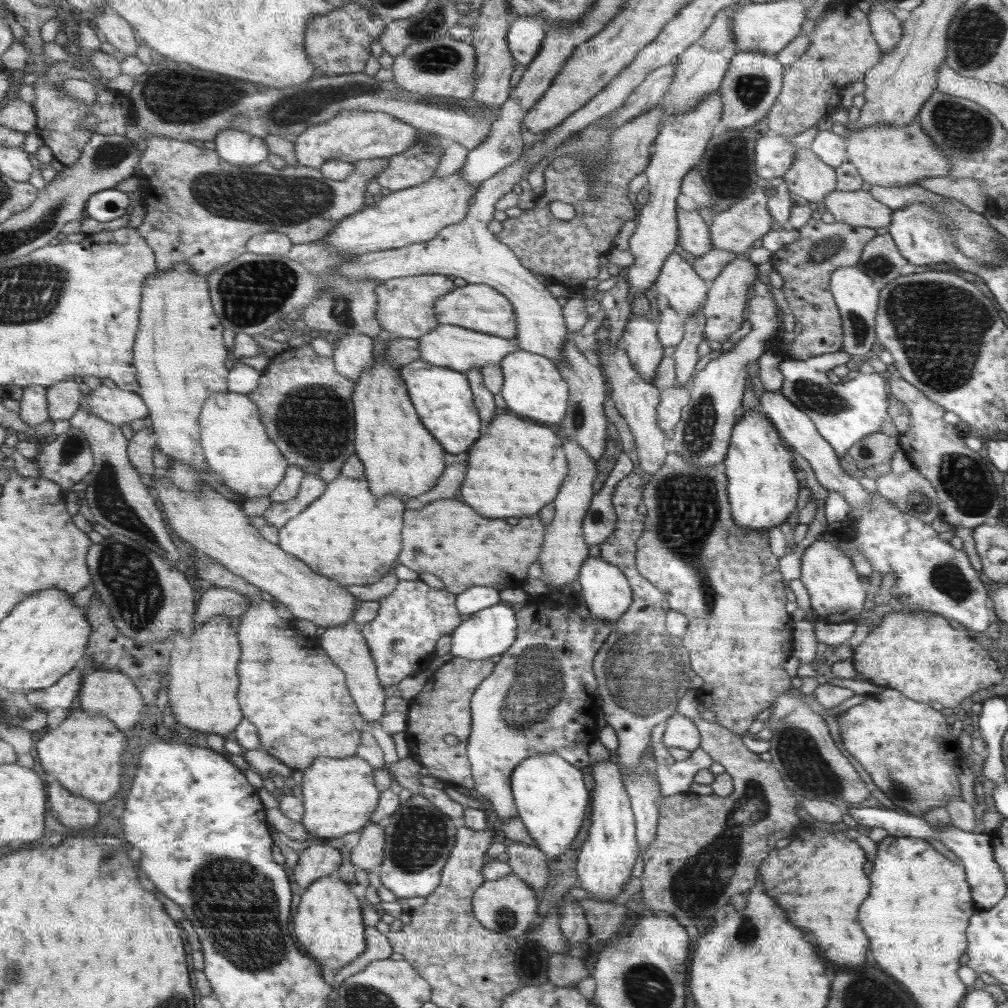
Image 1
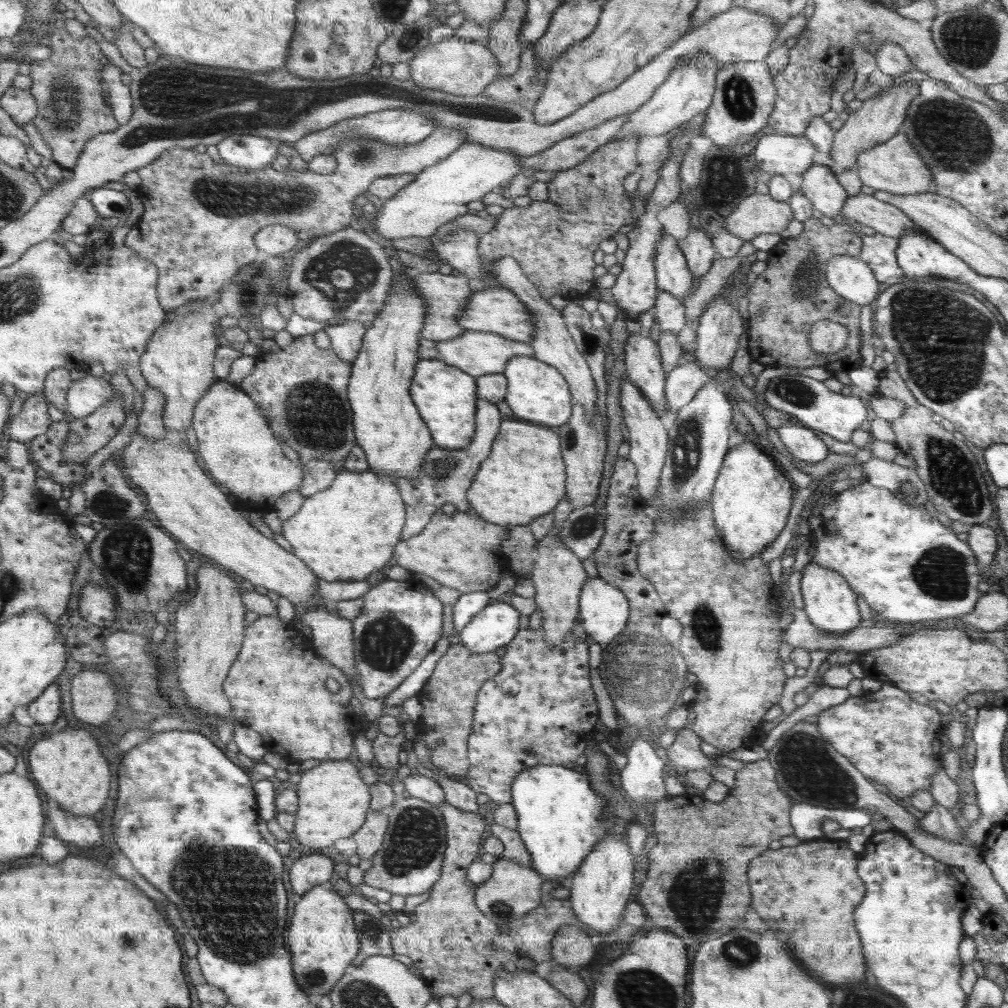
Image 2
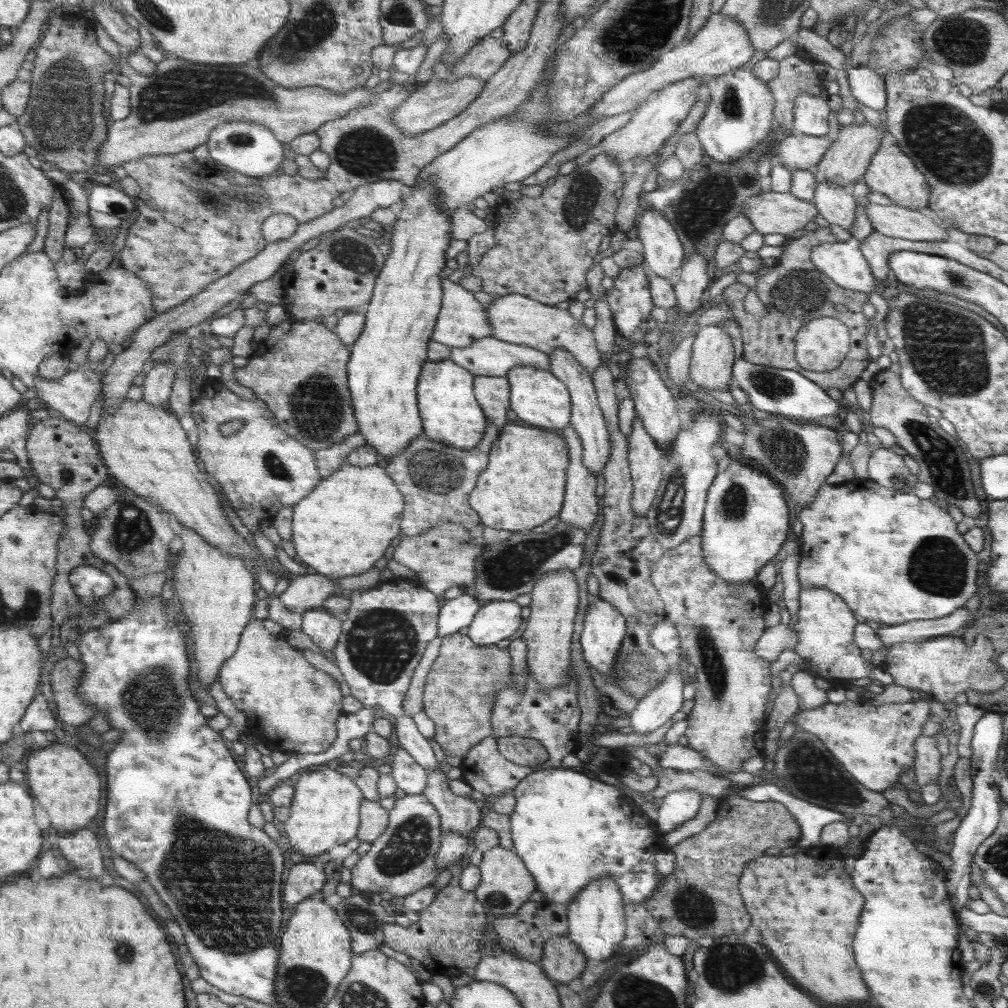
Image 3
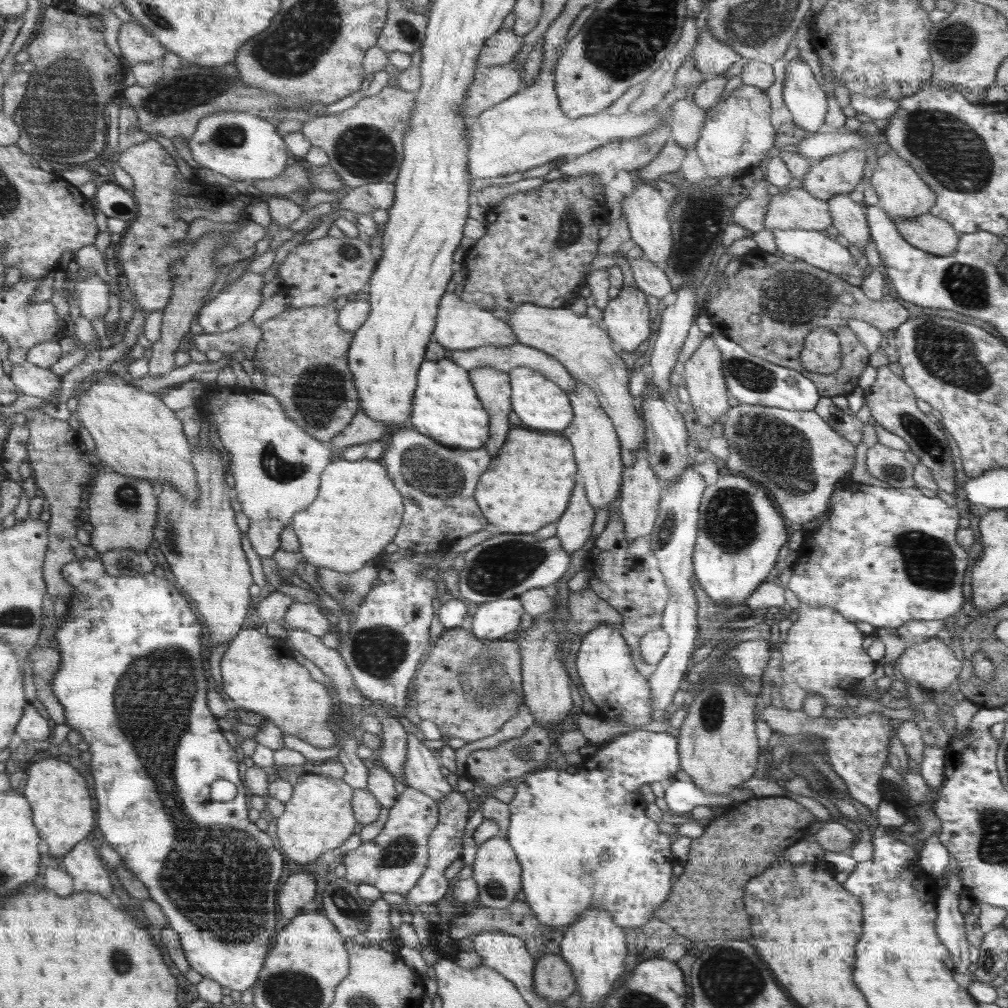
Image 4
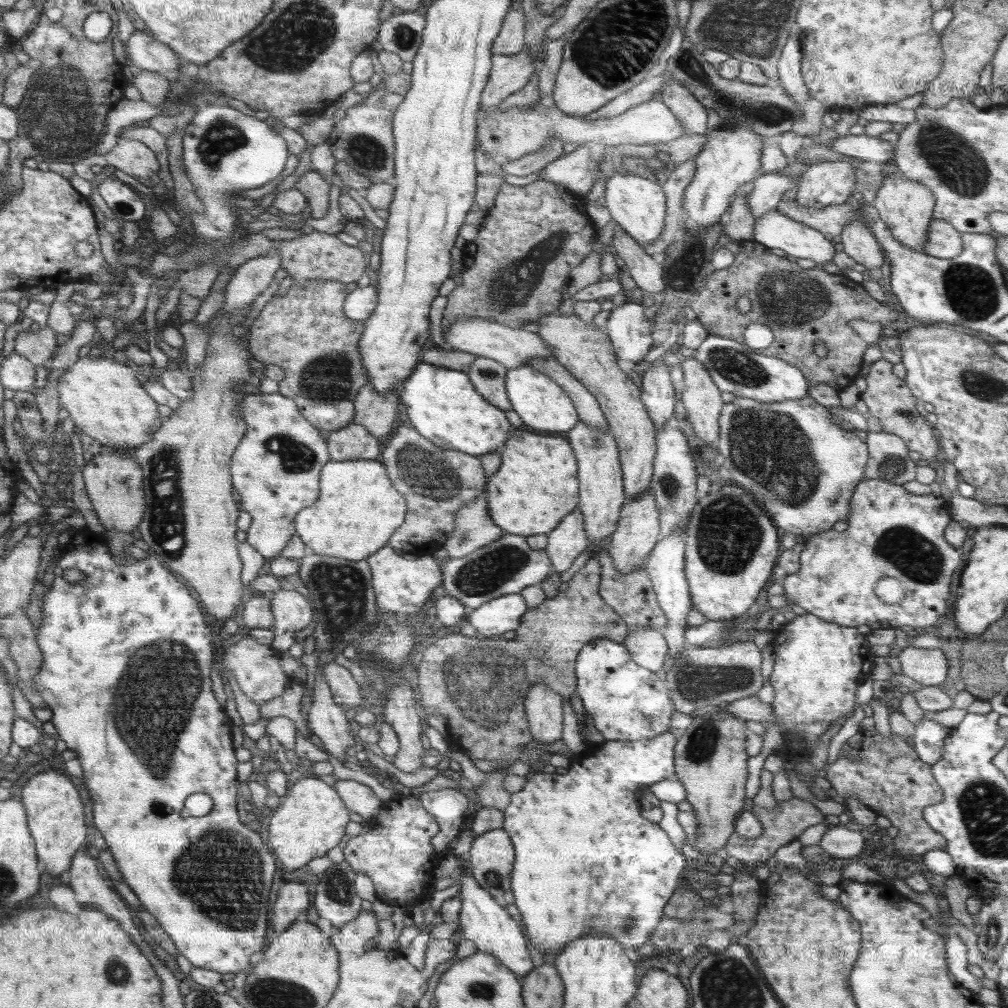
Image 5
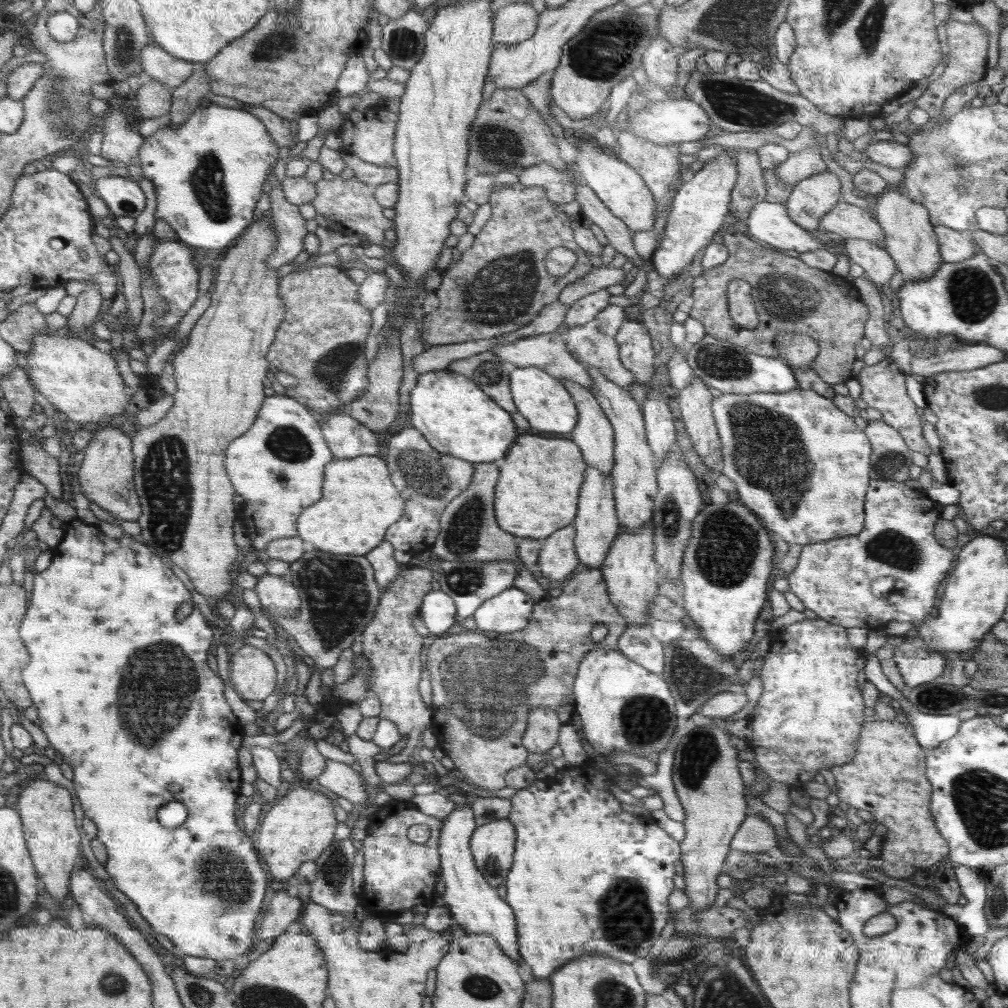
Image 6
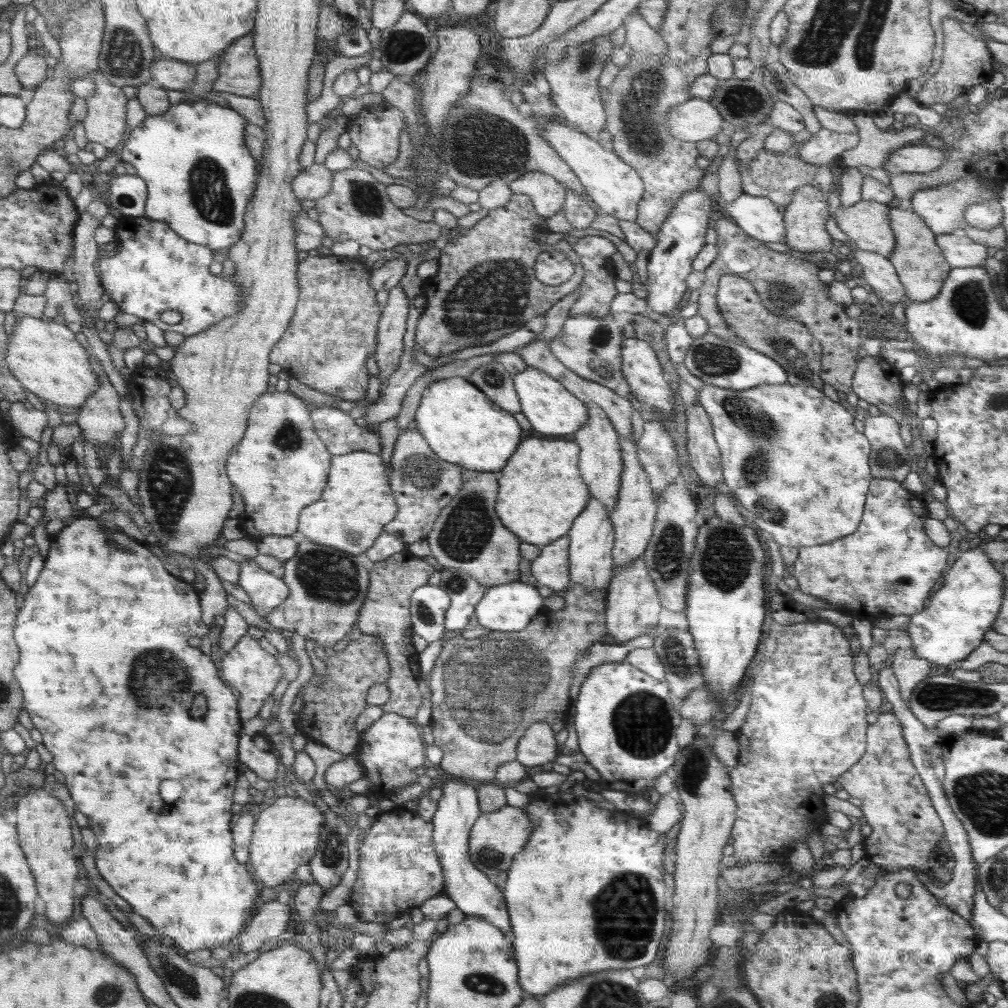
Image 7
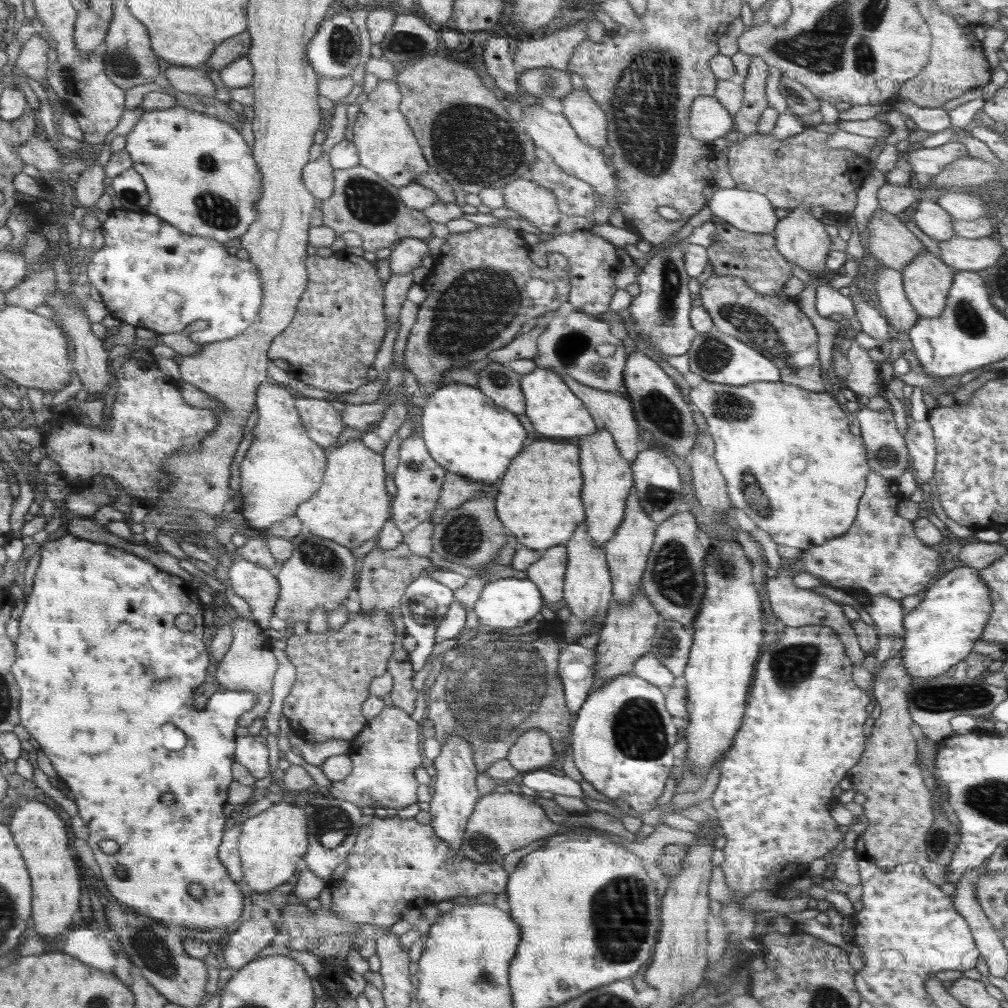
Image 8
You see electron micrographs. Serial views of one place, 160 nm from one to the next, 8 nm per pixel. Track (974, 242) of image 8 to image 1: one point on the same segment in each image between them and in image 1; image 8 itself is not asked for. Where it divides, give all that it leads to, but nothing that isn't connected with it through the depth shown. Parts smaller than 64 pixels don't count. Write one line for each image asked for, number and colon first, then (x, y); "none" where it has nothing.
1: (856, 208)
2: (883, 218)
3: (895, 221)
4: (928, 233)
5: (943, 241)
6: (954, 247)
7: (959, 251)

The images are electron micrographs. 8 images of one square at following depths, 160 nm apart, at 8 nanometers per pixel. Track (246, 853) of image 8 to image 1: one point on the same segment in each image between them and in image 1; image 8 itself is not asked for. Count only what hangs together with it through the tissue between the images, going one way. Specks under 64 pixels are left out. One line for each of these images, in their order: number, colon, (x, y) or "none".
1: (340, 795)
2: (334, 801)
3: (324, 812)
4: (318, 817)
5: (311, 820)
6: (298, 827)
7: (286, 834)

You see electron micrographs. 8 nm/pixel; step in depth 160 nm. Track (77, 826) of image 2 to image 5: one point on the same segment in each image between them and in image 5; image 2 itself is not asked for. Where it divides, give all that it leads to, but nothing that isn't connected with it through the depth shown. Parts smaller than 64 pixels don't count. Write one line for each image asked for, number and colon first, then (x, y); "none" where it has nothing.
3: (81, 848)
4: (90, 873)
5: (91, 888)

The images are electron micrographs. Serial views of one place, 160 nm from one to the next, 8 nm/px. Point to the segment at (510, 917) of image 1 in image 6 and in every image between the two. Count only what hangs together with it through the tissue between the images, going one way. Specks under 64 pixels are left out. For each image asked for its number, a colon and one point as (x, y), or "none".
2: (513, 890)
3: (506, 883)
4: (496, 870)
5: (492, 855)
6: (494, 844)

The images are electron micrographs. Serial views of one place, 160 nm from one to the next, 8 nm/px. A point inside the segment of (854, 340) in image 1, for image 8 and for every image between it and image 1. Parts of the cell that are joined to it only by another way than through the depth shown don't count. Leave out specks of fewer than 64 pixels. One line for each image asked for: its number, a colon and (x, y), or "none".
2: (848, 276)
3: (842, 262)
4: (816, 248)
5: (774, 230)
6: (768, 223)
7: (759, 217)
8: (749, 211)

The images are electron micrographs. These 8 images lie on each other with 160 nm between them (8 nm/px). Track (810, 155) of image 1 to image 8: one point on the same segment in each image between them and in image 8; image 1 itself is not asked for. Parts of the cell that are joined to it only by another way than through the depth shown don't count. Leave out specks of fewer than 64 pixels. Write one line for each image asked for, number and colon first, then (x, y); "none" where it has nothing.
2: (819, 185)
3: (836, 204)
4: (848, 217)
5: (858, 242)
6: (879, 267)
7: (879, 273)
8: (901, 315)

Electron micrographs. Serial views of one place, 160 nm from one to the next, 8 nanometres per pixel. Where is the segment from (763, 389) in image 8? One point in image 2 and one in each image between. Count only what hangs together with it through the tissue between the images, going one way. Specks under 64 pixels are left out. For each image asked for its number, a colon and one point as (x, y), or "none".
2: (802, 442)
3: (798, 456)
4: (798, 459)
5: (767, 446)
6: (778, 448)
7: (790, 455)

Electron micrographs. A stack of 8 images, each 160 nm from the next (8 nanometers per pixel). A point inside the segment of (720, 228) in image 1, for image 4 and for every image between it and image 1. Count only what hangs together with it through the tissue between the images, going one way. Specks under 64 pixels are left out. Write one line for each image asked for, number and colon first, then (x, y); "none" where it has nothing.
2: (757, 214)
3: (774, 213)
4: (794, 208)

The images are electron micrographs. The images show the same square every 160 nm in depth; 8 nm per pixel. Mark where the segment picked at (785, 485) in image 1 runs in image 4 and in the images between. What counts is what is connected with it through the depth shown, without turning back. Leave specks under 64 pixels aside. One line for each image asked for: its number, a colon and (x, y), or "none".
2: (751, 499)
3: (746, 520)
4: (740, 532)

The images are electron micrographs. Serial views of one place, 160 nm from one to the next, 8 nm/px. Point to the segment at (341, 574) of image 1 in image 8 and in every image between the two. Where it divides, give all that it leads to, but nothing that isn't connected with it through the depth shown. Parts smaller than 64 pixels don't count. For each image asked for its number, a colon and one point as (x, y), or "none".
2: (345, 533)
3: (347, 523)
4: (358, 510)
5: (359, 509)
6: (360, 502)
7: (357, 503)
8: (351, 506)

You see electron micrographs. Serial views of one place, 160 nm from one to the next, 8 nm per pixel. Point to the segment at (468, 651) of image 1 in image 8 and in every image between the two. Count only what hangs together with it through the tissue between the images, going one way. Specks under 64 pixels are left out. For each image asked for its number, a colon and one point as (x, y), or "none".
2: (494, 626)
3: (495, 620)
4: (492, 620)
5: (492, 618)
6: (510, 611)
7: (510, 607)
8: (509, 602)

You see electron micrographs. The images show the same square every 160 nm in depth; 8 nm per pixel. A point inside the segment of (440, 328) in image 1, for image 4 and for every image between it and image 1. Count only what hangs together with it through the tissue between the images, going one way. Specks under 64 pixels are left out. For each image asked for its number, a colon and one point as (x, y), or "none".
2: (479, 353)
3: (489, 356)
4: (505, 359)

